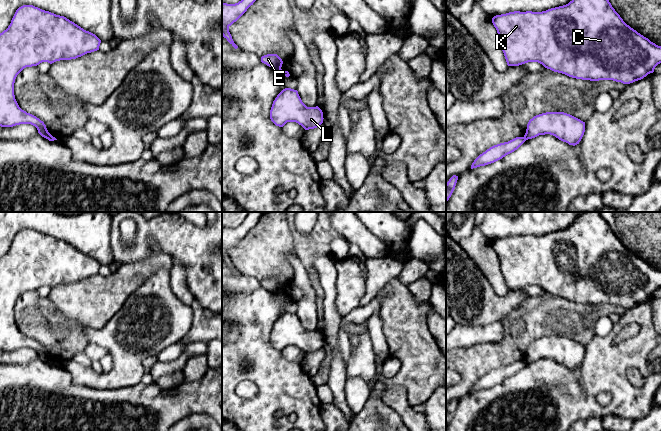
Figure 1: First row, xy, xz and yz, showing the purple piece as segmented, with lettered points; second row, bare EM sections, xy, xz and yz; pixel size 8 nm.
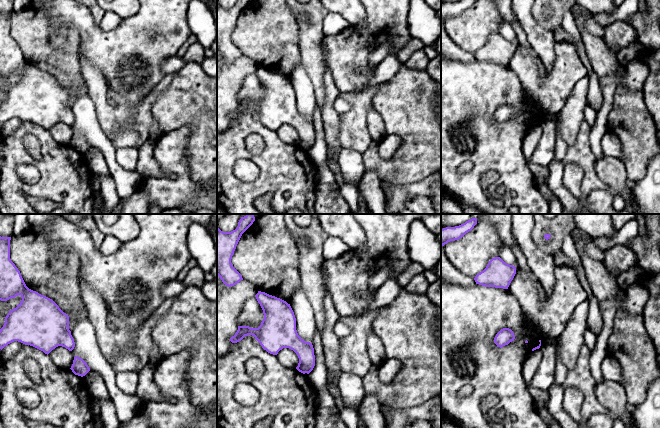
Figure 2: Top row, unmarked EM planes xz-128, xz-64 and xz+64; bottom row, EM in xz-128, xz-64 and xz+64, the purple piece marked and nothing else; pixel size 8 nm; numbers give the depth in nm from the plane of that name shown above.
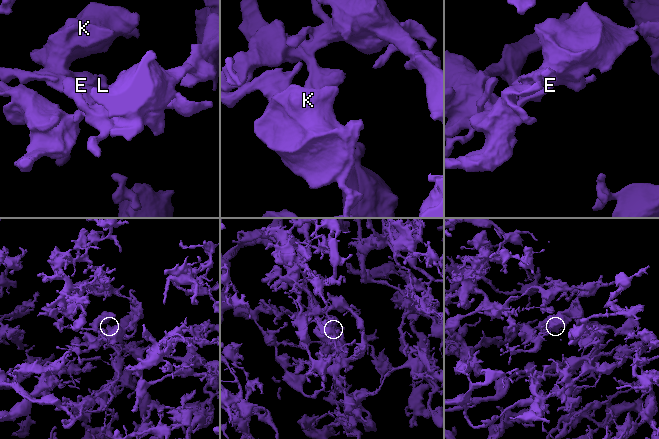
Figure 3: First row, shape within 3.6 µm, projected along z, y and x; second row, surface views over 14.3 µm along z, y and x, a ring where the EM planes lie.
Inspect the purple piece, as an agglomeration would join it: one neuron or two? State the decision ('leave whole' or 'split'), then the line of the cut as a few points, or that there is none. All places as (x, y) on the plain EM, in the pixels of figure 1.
split; cut in xz along (280, 291), (273, 292)

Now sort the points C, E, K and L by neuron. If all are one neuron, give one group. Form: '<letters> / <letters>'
C K L / E

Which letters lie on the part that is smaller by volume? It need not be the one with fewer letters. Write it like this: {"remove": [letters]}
{"remove": ["C", "K", "L"]}

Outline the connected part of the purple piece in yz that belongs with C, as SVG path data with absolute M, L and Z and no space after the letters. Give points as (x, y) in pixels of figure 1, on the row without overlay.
M586 212L576 217L568 228L546 235L514 235L496 239L492 242L492 247L500 261L508 290L538 286L547 293L576 303L613 304L630 308L653 297L655 291L661 287L661 270L627 249L599 212Z

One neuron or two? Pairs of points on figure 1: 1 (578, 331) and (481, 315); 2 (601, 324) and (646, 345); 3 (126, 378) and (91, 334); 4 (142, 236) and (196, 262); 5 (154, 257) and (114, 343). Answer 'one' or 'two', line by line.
1: two
2: two
3: one
4: one
5: two

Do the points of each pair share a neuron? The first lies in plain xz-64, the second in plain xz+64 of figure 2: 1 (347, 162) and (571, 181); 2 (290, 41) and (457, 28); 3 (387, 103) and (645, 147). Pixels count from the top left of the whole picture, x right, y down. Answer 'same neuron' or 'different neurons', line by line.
1: same neuron
2: same neuron
3: same neuron

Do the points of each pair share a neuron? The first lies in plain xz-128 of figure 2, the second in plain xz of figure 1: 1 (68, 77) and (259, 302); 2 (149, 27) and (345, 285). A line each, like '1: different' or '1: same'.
1: different
2: same

